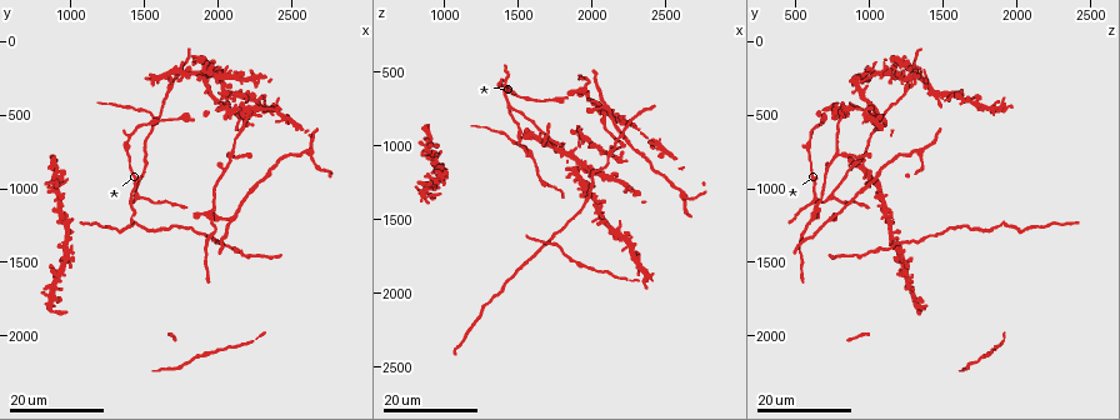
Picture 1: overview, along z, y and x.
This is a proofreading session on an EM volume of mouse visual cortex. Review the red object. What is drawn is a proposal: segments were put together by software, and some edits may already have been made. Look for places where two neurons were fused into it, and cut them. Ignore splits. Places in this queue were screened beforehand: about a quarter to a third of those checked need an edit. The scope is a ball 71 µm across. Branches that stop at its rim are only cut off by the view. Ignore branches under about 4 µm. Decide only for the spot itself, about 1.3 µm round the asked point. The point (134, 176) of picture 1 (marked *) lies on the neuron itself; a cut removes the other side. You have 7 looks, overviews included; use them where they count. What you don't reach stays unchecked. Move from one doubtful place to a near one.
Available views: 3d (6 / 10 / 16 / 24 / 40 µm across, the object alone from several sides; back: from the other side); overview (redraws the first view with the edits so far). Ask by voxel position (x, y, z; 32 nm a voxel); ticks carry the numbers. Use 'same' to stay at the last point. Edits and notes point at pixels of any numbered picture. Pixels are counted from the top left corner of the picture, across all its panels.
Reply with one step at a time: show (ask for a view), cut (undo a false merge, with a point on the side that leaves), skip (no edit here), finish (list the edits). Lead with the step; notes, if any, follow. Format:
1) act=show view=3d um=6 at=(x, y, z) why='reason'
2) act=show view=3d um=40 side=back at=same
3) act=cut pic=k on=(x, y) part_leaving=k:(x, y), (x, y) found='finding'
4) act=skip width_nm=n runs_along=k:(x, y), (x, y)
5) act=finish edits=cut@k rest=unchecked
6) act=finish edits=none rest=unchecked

act=show view=3d um=16 at=(1440, 1040, 760) why='three arms meet'

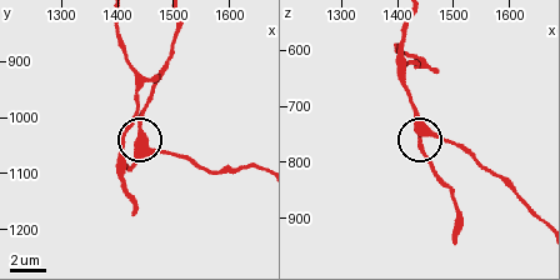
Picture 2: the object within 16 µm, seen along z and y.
act=show view=3d um=10 at=(1455, 1060, 755)

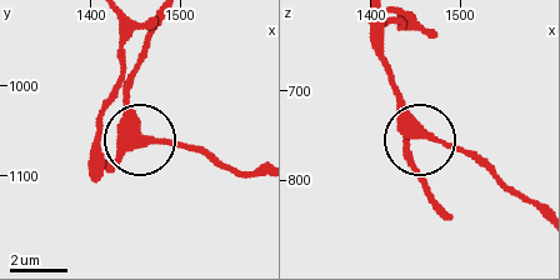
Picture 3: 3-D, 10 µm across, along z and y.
act=skip arms=3 found='one neuron here'

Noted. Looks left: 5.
act=show view=3d um=16 at=(2080, 760, 800) why='three-way junction'

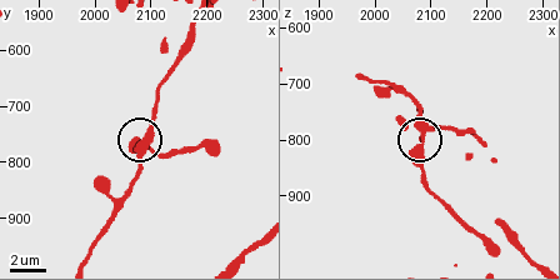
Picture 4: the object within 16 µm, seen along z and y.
act=show view=3d um=6 at=(2090, 770, 790) why='closer look'

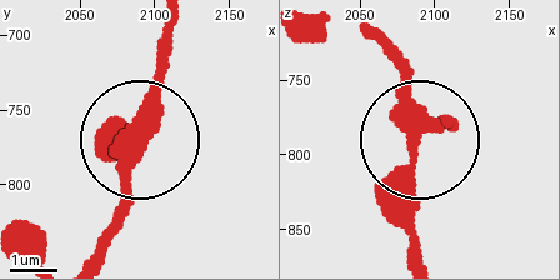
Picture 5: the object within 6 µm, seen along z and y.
act=skip width_nm=360 runs_along=5:(454, 121), (434, 121), (419, 145), (410, 253) found='continuous, no second neuron'

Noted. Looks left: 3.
act=show view=3d um=24 at=(2160, 1440, 1020) why='calibre changes'

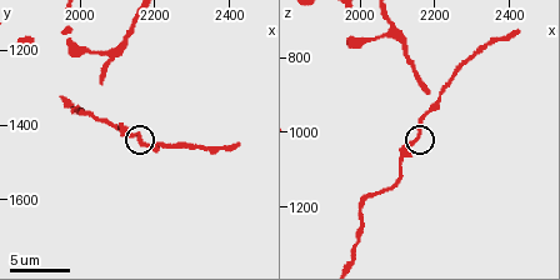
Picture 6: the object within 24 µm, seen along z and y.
act=show view=3d um=6 at=(2150, 1430, 1010)

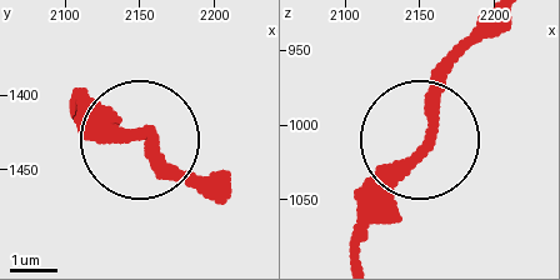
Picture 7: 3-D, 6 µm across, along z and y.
act=skip width_nm=240 found='continuous, no second neuron'

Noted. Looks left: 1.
act=finish edits=none rest=unchecked

